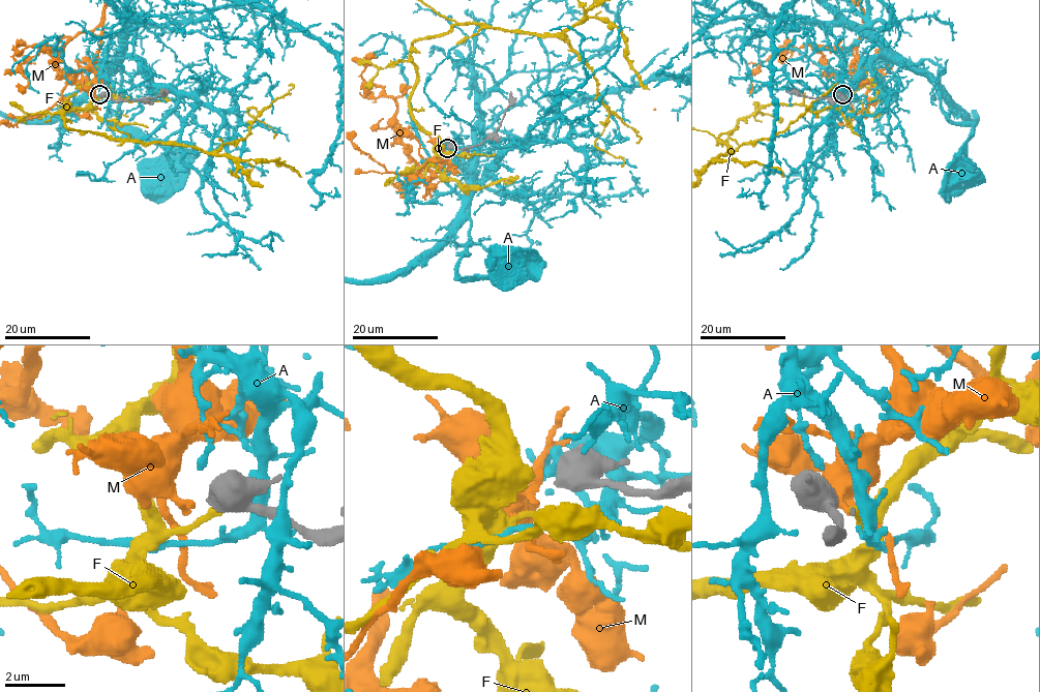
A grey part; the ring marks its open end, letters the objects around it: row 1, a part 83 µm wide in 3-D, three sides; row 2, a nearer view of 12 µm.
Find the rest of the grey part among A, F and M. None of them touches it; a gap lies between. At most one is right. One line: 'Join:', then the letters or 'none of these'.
Join: none of these

